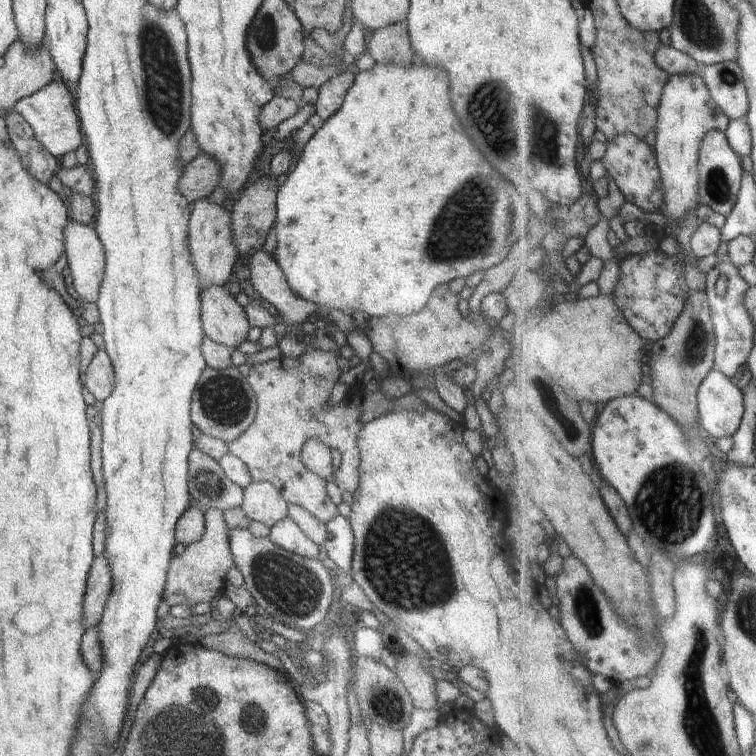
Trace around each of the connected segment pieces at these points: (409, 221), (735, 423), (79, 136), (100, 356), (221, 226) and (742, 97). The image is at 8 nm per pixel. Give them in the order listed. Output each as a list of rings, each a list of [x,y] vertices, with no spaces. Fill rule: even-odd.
[[[376,62],[371,69],[355,71],[354,82],[348,89],[338,112],[335,112],[323,123],[322,127],[316,130],[304,146],[294,170],[281,179],[276,197],[275,222],[278,245],[272,257],[280,266],[292,292],[305,301],[318,304],[325,311],[336,309],[349,313],[358,311],[364,312],[370,317],[387,317],[390,314],[413,315],[424,310],[432,290],[438,284],[458,278],[458,272],[452,266],[432,260],[426,254],[426,248],[428,248],[428,238],[432,236],[434,224],[436,224],[438,216],[442,214],[448,198],[452,198],[456,192],[460,192],[464,188],[464,184],[474,174],[494,176],[494,170],[492,170],[492,166],[488,166],[480,158],[480,152],[472,148],[472,144],[464,136],[460,122],[454,118],[454,112],[450,108],[450,98],[448,98],[448,80],[446,80],[444,70],[430,68],[424,62],[410,65]]]
[[[715,368],[700,386],[698,410],[700,424],[708,437],[733,437],[740,430],[747,411],[745,391],[740,390],[737,379]]]
[[[62,80],[51,81],[38,92],[18,100],[14,109],[31,125],[34,138],[56,158],[68,152],[75,152],[84,140],[80,120],[75,112],[74,101],[66,83]]]
[[[98,349],[84,376],[84,384],[96,400],[103,402],[114,392],[115,374],[106,351]]]
[[[208,199],[196,200],[191,204],[190,222],[188,222],[188,246],[192,254],[192,264],[200,276],[200,288],[212,284],[223,286],[234,271],[238,252],[232,244],[232,220],[221,204]]]
[[[728,61],[705,66],[701,73],[711,88],[716,104],[731,120],[746,119],[751,111],[751,96],[740,63]]]

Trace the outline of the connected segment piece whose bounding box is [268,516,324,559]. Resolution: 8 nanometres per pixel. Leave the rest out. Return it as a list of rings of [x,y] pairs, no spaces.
[[[290,517],[283,518],[270,529],[268,536],[276,546],[284,548],[292,554],[309,559],[321,559],[323,549],[314,544]]]

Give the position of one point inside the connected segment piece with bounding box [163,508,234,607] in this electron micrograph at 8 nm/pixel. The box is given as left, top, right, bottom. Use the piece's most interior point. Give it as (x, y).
(197, 575)

